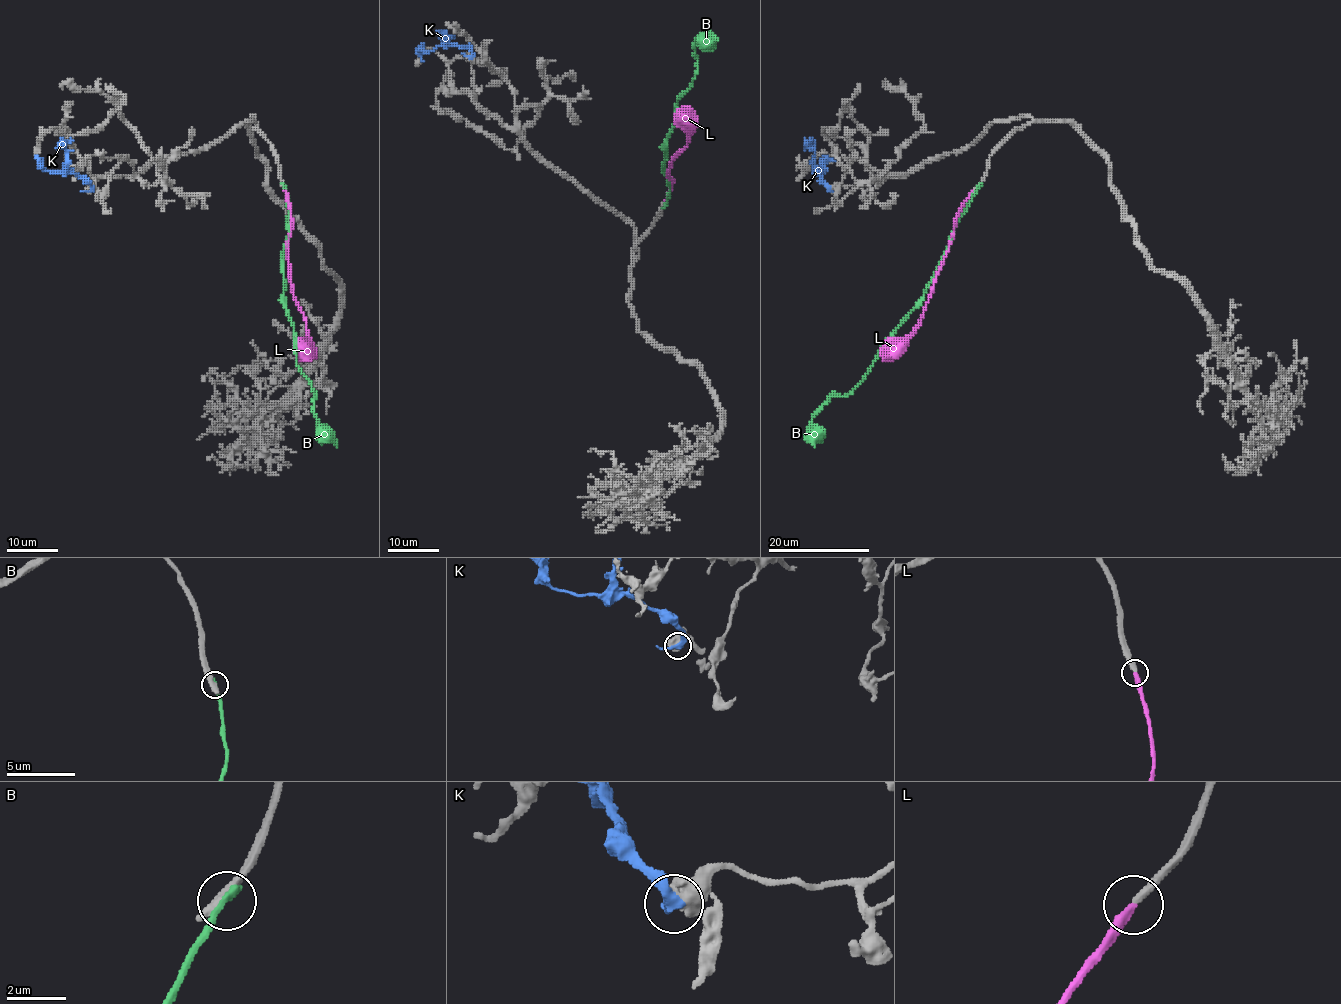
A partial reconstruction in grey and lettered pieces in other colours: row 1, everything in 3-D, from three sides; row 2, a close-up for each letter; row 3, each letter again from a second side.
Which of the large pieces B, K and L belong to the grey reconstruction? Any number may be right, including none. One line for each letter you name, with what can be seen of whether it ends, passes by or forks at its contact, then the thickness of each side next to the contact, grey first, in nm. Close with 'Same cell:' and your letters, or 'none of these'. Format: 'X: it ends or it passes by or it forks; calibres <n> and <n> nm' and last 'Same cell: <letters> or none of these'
Same cell: none of these

